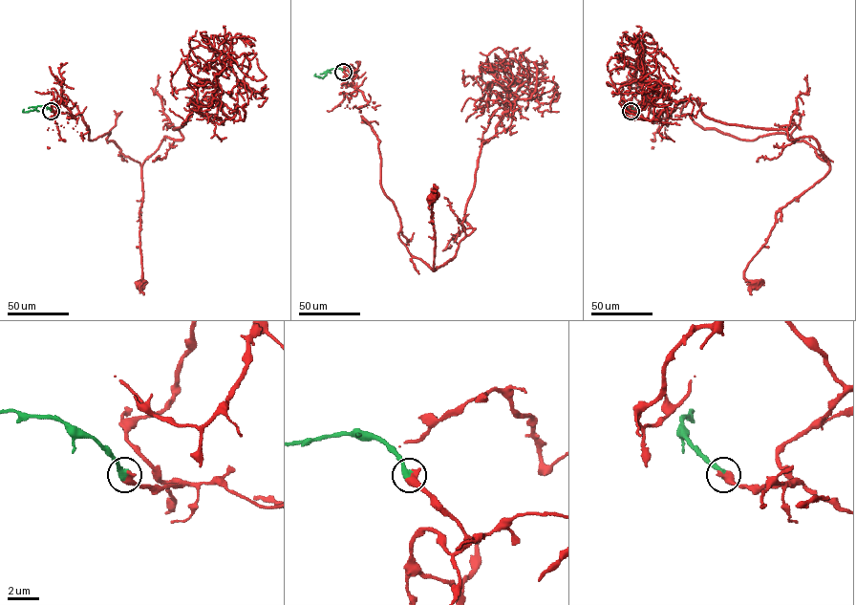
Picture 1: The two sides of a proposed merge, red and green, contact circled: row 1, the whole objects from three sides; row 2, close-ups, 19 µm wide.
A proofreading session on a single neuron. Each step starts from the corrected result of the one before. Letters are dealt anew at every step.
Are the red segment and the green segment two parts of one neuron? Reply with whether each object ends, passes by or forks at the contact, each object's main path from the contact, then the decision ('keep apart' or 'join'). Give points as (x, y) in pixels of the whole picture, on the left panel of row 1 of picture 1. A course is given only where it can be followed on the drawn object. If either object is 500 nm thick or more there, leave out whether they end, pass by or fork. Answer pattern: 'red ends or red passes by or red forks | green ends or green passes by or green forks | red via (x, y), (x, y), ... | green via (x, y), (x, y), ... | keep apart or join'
red via (51, 111), (61, 99), (75, 118), (67, 118), (82, 117), (90, 140), (108, 133), (140, 163), (139, 284) | green via (51, 111), (39, 106), (24, 112), (24, 109) | join

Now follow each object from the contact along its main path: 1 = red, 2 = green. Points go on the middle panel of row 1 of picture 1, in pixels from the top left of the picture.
1: (343, 71), (368, 102), (359, 112), (379, 140), (399, 239), (433, 270), (434, 184), (432, 197)
2: (343, 71), (331, 69), (323, 77), (315, 74)

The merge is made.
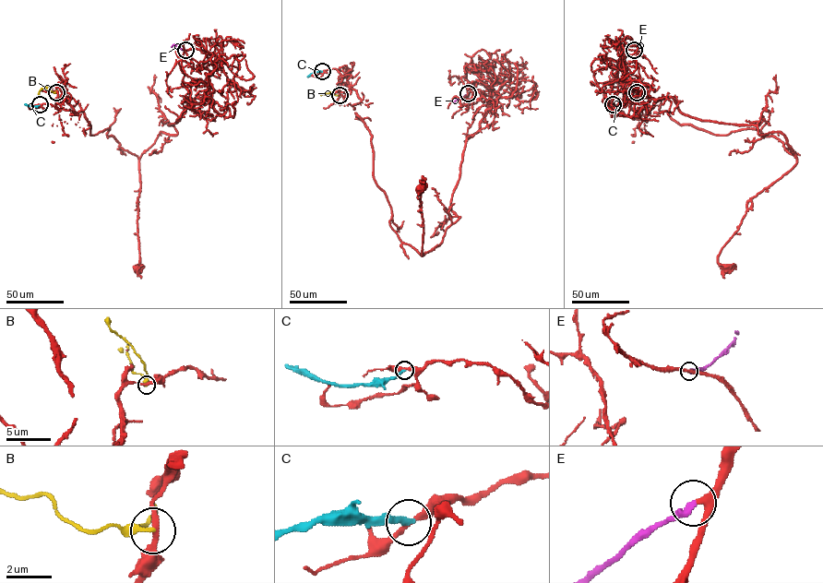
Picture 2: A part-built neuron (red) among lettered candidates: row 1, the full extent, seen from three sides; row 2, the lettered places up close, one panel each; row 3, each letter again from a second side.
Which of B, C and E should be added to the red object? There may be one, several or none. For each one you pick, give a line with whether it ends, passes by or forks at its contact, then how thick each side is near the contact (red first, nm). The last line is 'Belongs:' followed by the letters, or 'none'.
E: it ends | 280/320 nm
Belongs: E

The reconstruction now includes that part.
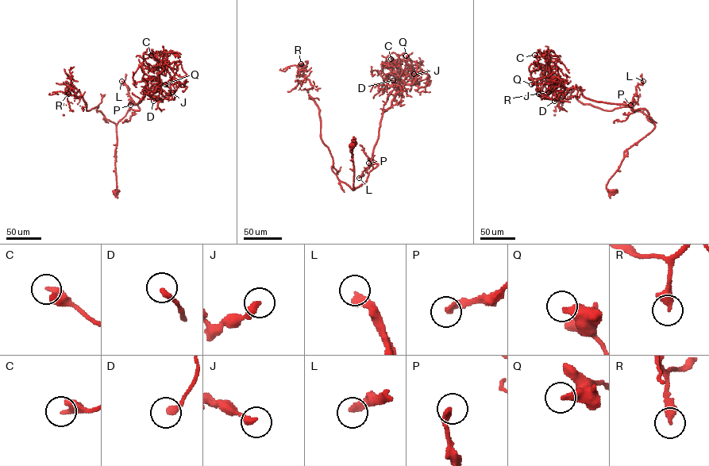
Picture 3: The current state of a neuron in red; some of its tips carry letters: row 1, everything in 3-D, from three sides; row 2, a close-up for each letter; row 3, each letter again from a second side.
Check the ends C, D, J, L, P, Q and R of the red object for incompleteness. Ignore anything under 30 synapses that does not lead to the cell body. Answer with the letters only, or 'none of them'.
L, P, R

